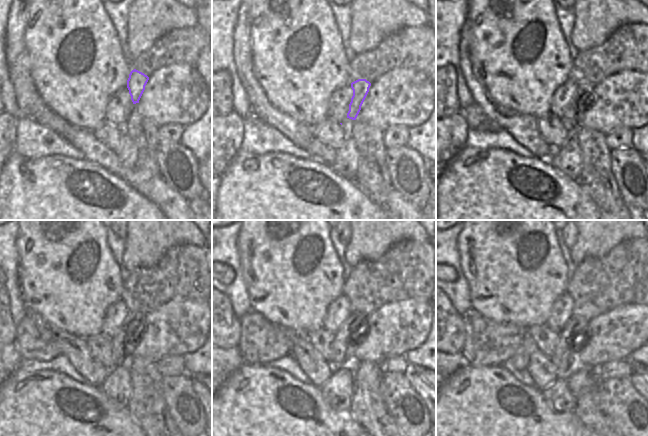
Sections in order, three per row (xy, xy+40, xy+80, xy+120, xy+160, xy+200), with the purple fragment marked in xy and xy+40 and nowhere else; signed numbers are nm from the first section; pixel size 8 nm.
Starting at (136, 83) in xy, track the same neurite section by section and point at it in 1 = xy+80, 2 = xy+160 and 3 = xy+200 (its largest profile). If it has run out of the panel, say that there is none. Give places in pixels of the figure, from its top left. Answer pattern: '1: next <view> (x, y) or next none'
1: next xy+80 (583, 98)
2: next xy+160 (353, 331)
3: next xy+200 (573, 337)

